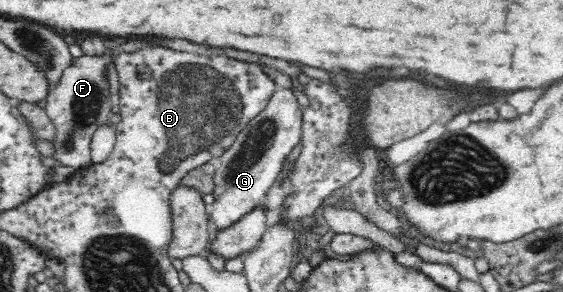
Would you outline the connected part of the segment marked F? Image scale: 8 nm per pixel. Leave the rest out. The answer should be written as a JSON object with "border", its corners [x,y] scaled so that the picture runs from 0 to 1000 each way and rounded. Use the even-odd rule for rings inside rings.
{"border":[[[128,195],[105,274],[89,284],[80,377],[105,435],[105,469],[94,479],[101,521],[94,527],[114,562],[147,579],[163,565],[162,479],[179,432],[197,428],[201,370],[211,356],[208,301],[201,301],[201,260],[194,260],[190,219],[197,199]]]}

